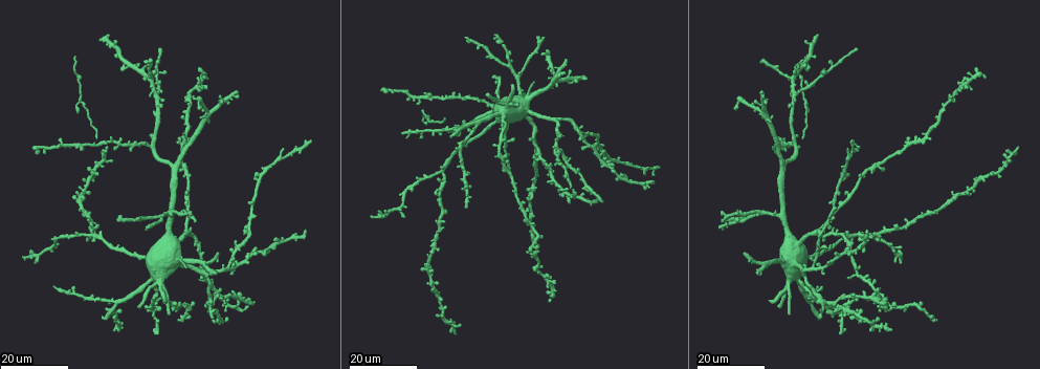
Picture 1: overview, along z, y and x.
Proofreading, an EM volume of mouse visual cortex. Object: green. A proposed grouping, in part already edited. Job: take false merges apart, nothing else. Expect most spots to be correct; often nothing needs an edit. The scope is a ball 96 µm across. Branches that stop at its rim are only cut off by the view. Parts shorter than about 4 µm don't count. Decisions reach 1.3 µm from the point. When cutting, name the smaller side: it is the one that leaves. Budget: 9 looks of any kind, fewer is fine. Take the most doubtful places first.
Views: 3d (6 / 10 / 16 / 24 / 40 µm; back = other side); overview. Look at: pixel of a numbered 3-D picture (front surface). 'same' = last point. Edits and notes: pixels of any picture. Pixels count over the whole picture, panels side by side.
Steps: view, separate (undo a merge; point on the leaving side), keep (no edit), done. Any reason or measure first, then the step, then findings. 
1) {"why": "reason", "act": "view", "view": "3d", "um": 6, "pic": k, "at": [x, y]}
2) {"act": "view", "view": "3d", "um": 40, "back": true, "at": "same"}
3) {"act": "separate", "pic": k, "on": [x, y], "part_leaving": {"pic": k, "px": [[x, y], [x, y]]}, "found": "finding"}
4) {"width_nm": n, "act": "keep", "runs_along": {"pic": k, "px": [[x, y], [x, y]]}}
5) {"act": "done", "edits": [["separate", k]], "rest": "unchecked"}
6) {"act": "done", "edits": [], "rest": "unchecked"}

{"why": "four arms meet", "act": "view", "view": "3d", "um": 16, "pic": 1, "at": [444, 98]}

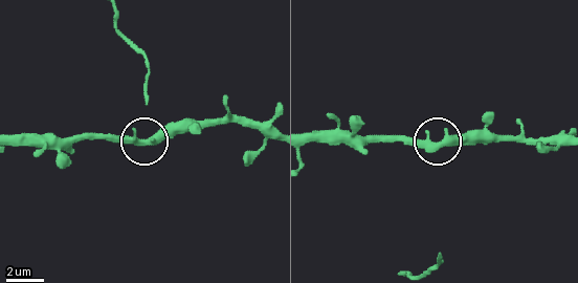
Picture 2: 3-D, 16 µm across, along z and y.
{"act": "view", "view": "3d", "um": 10, "pic": 2, "at": [141, 142]}

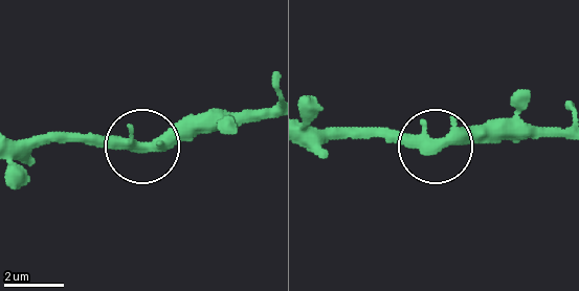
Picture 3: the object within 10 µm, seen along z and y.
{"width_nm": 320, "act": "keep", "runs_along": {"pic": 3, "px": [[564, 137], [393, 144], [335, 137]]}, "found": "all the same neuron"}

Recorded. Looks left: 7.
{"act": "view", "view": "3d", "um": 16, "pic": 1, "at": [518, 74]}

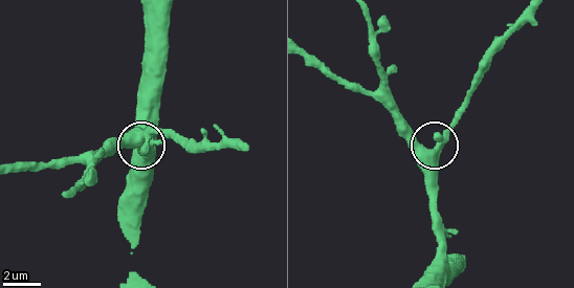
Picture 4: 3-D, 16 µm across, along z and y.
{"why": "zoom in", "act": "view", "view": "3d", "um": 6, "pic": 4, "at": [138, 138]}

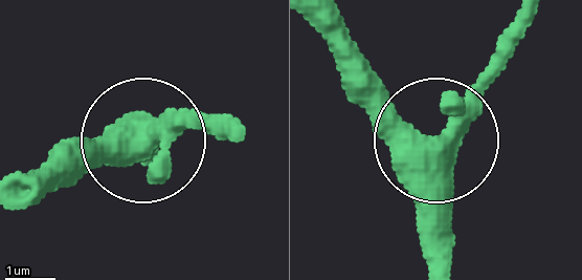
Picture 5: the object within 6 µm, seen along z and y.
{"arms": 4, "act": "keep", "found": "all the same neuron"}

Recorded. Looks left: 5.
{"why": "four or more arms meet", "act": "view", "view": "3d", "um": 16, "pic": 1, "at": [506, 66]}

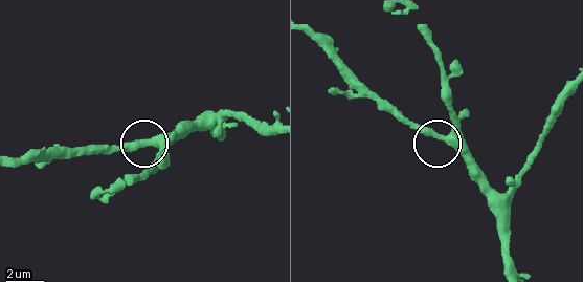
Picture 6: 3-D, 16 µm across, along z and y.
{"why": "closer look", "act": "view", "view": "3d", "um": 10, "pic": 6, "at": [156, 141]}

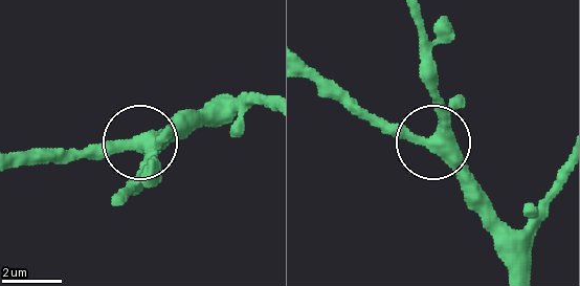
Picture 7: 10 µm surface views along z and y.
{"why": "from behind", "act": "view", "view": "3d", "um": 10, "back": true, "pic": 7, "at": [136, 144]}

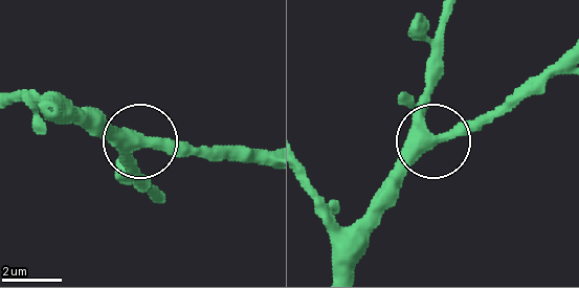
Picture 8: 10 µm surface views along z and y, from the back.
{"arms": 4, "act": "keep", "runs_along": {"pic": 8, "px": [[351, 267], [369, 206], [431, 139], [426, 74]]}, "found": "all the same neuron"}

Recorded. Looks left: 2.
{"act": "view", "view": "3d", "um": 16, "pic": 1, "at": [154, 91]}

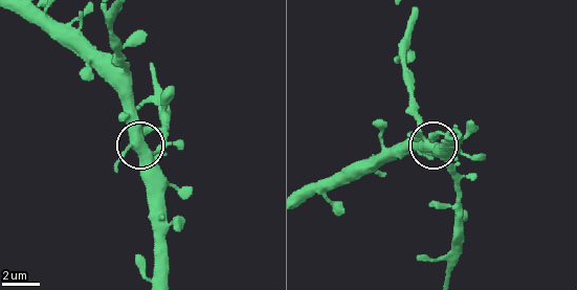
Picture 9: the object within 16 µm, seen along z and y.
{"act": "view", "view": "3d", "um": 6, "pic": 9, "at": [148, 152]}

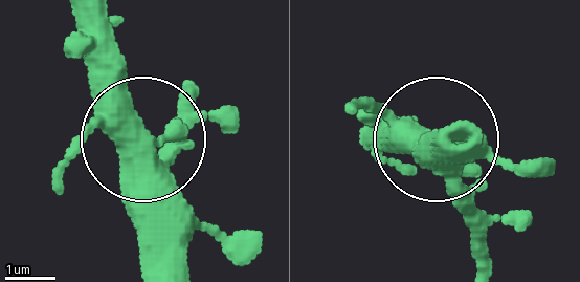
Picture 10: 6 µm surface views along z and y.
{"act": "keep", "found": "continuous, no second neuron"}

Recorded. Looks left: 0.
{"act": "done", "edits": [], "rest": "unchecked"}

